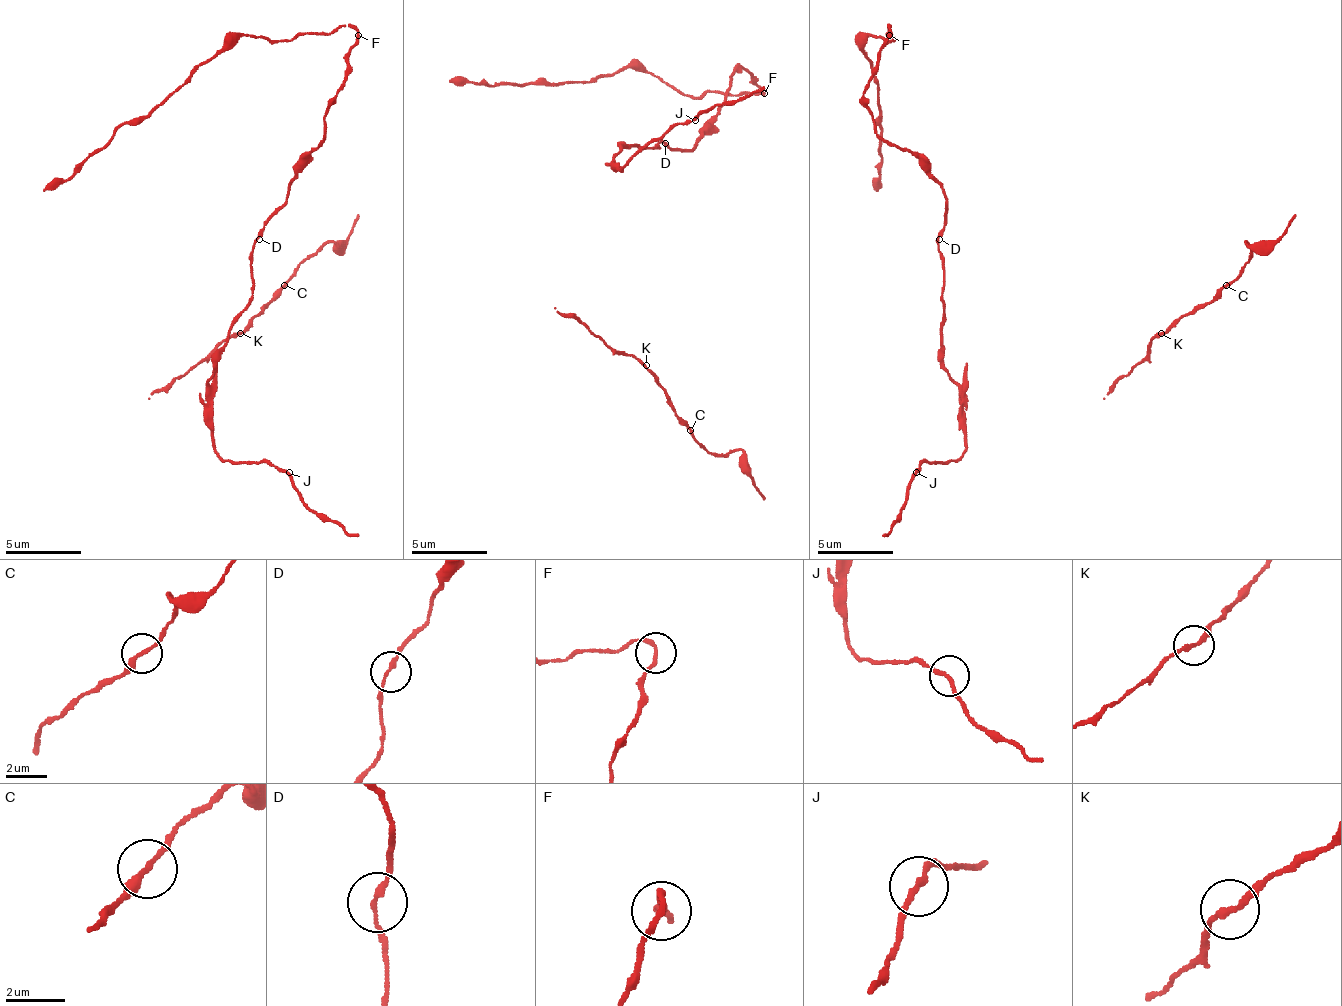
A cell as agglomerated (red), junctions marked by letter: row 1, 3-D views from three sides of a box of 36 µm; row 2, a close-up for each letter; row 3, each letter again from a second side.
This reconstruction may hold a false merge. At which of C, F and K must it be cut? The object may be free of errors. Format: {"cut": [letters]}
{"cut": ["F"]}

